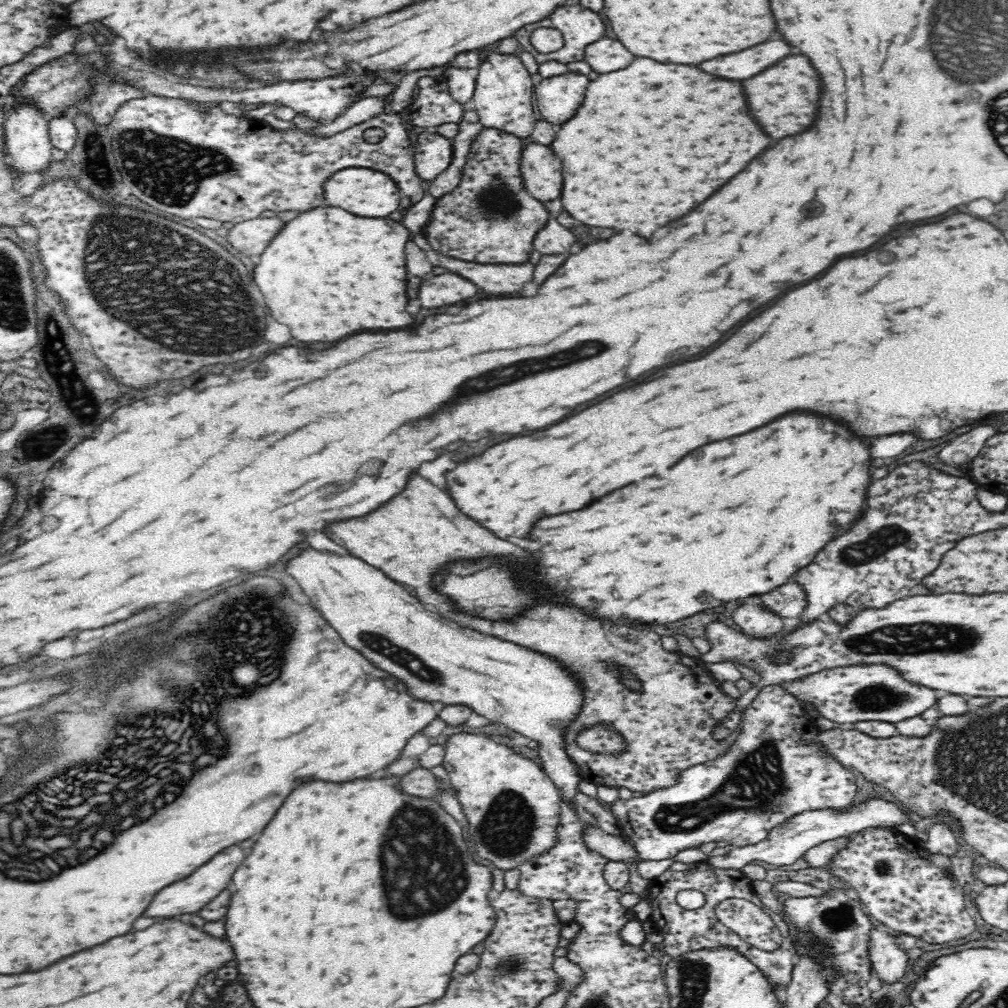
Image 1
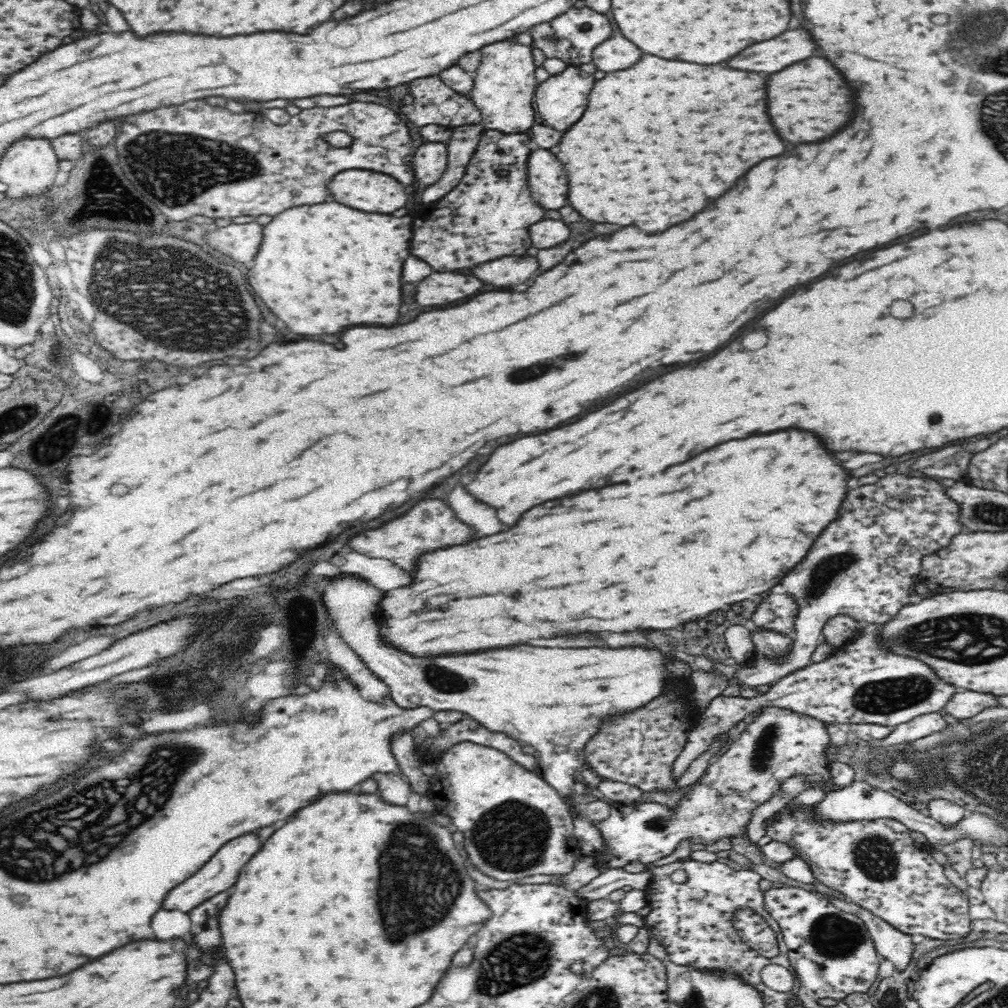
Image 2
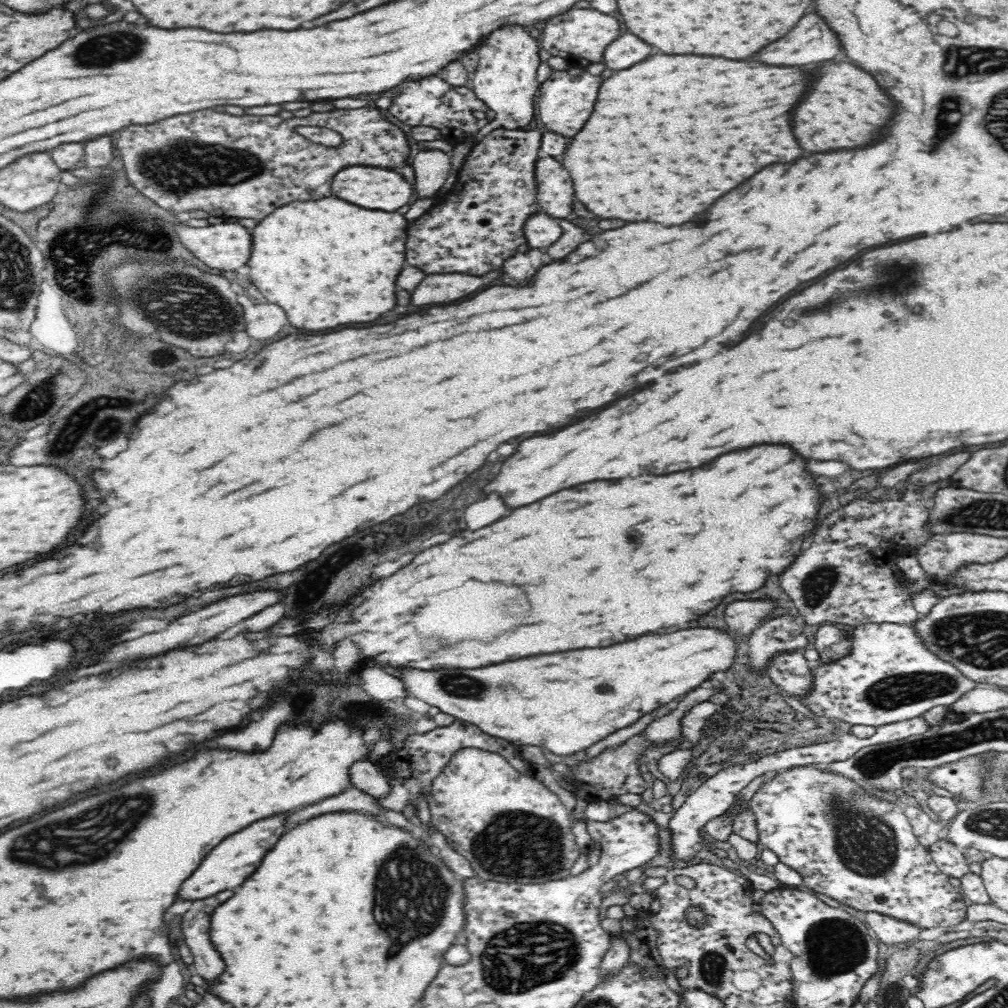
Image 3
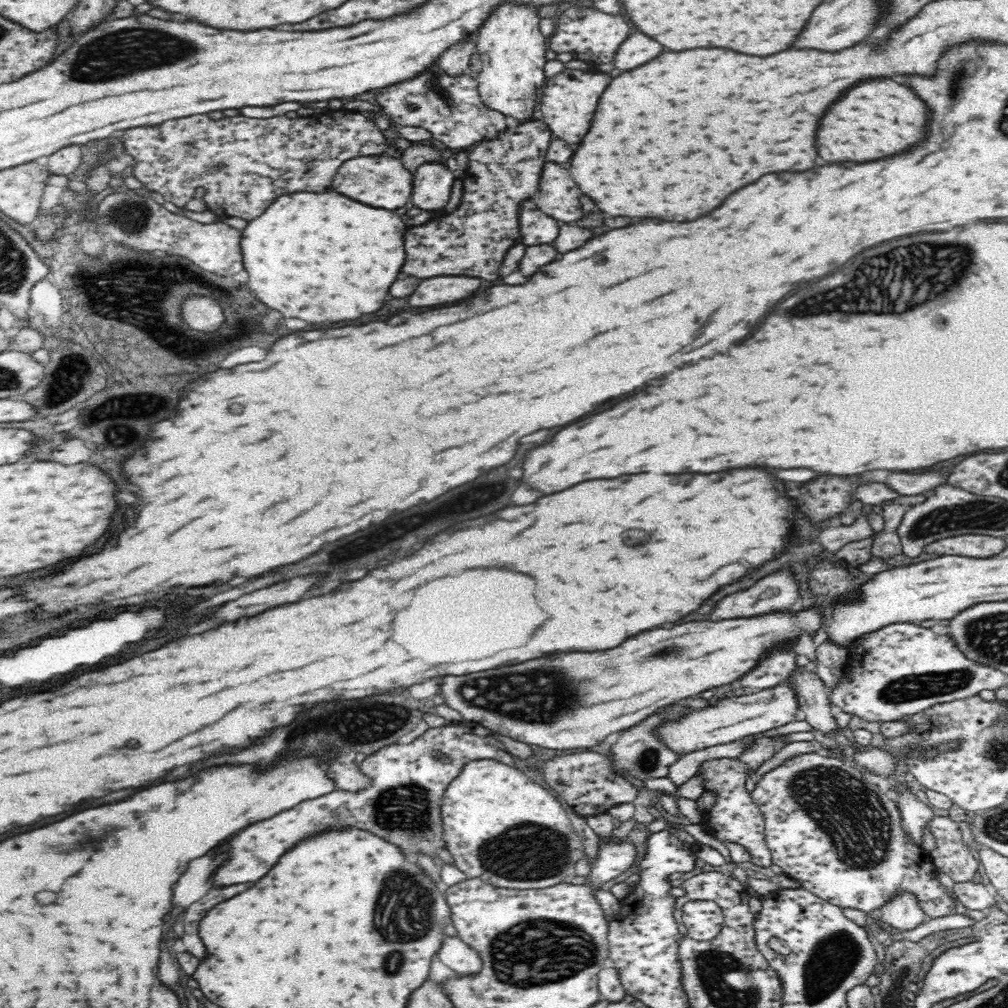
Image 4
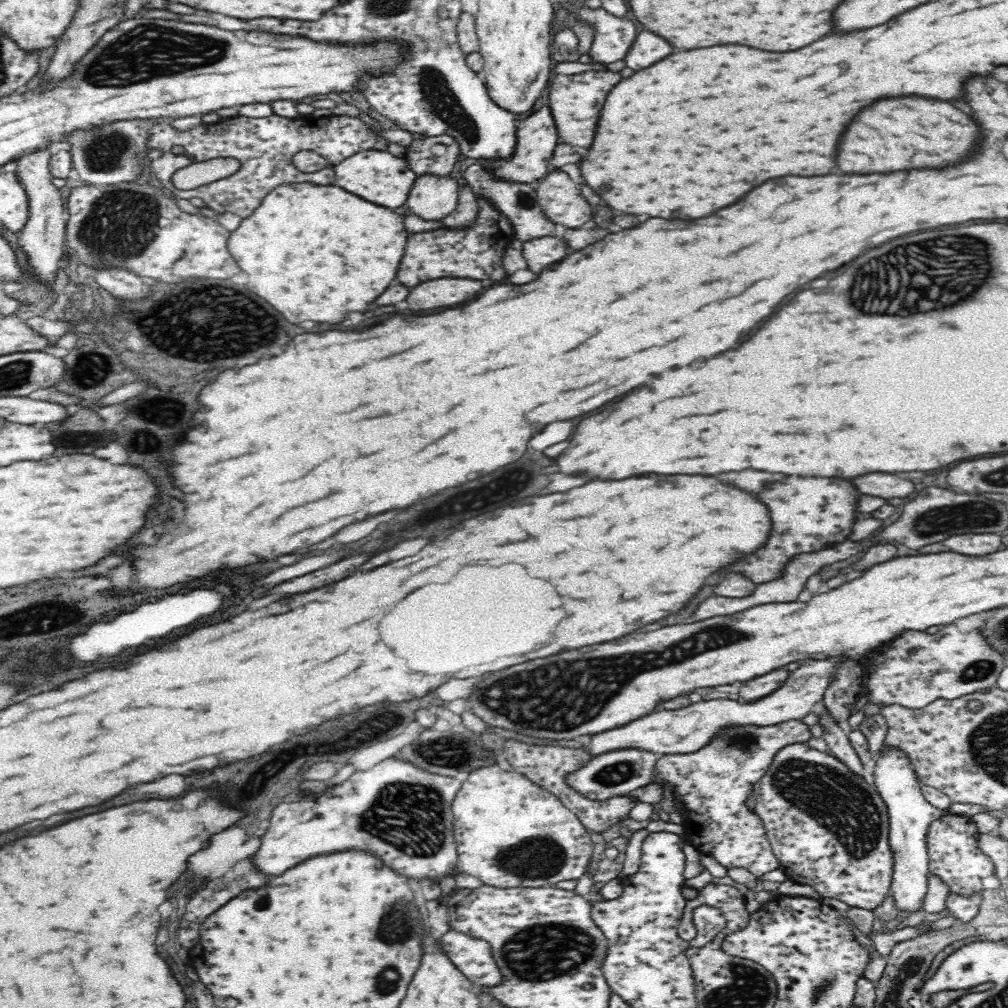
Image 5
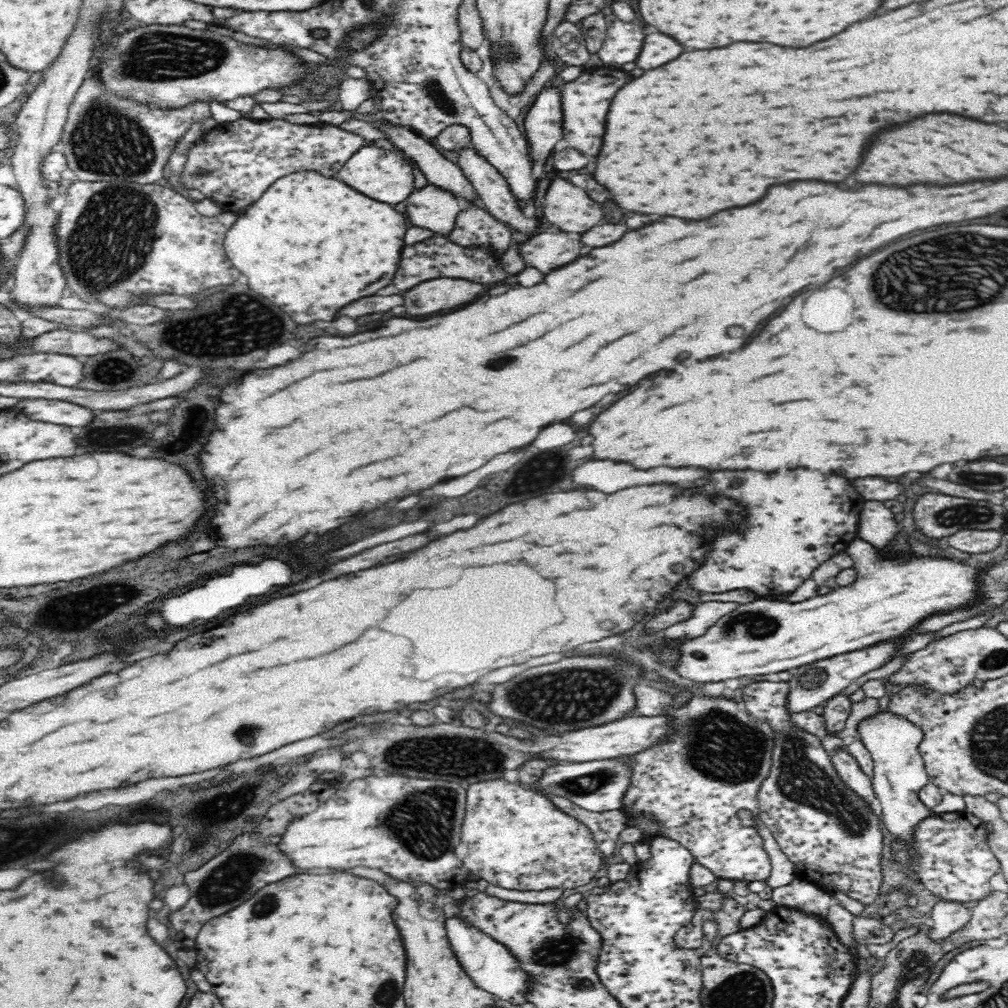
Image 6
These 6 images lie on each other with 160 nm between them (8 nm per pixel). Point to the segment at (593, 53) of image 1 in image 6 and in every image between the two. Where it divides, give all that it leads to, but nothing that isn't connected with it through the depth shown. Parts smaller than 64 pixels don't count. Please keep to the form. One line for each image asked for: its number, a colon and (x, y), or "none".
2: (617, 53)
3: (627, 50)
4: (637, 49)
5: (648, 48)
6: (658, 49)

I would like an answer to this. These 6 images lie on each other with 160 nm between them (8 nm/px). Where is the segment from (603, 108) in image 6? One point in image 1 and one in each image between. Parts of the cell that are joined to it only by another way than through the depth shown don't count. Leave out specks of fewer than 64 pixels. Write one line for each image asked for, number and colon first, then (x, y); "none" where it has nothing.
1: (558, 98)
2: (561, 100)
3: (566, 100)
4: (570, 98)
5: (575, 101)

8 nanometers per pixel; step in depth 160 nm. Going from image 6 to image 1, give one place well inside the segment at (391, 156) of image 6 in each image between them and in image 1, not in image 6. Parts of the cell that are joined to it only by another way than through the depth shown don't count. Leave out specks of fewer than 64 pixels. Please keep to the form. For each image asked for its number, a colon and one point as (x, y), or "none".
1: (368, 193)
2: (365, 190)
3: (374, 188)
4: (382, 181)
5: (378, 176)

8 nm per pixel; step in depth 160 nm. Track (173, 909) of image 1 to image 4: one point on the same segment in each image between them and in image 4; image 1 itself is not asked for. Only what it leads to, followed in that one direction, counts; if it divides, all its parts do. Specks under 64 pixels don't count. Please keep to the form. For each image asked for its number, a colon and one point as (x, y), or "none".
2: (221, 872)
3: (236, 858)
4: (403, 804)

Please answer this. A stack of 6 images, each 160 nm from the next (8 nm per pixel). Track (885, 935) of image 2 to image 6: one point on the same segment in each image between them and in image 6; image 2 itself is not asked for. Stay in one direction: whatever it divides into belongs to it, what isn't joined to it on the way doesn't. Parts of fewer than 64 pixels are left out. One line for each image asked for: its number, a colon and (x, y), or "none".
3: (888, 930)
4: (903, 913)
5: (911, 816)
6: (898, 775)

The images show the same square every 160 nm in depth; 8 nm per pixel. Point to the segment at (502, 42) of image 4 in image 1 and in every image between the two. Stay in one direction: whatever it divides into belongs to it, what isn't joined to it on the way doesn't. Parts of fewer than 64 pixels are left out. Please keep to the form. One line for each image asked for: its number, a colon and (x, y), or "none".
1: (503, 89)
2: (503, 88)
3: (505, 80)

